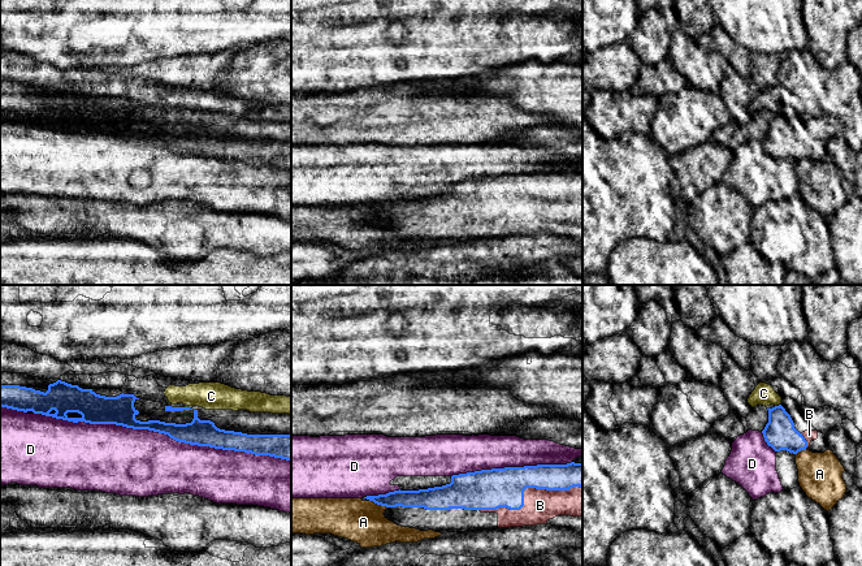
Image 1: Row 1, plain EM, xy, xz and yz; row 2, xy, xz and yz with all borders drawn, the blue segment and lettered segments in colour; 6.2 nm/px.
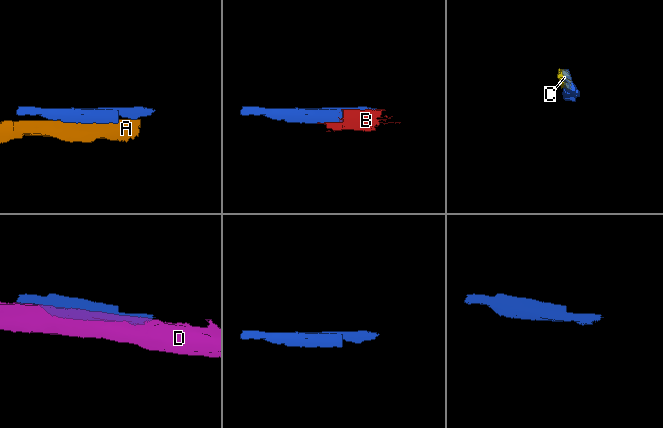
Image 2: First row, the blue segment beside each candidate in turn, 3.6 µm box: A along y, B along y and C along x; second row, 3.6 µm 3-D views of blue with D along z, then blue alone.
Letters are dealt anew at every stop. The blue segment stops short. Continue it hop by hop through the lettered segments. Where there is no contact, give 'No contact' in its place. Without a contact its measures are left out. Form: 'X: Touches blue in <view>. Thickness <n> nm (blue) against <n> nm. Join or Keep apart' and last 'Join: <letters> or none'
A: Touches blue in xz. Thickness 110 nm (blue) against 260 nm. Keep apart
B: Touches blue in xz. Thickness 260 nm (blue) against 200 nm. Join
C: Touches blue in yz. Thickness 200 nm (blue) against 130 nm. Keep apart
D: Touches blue in xy. Thickness 160 nm (blue) against 420 nm. Keep apart
Join: B

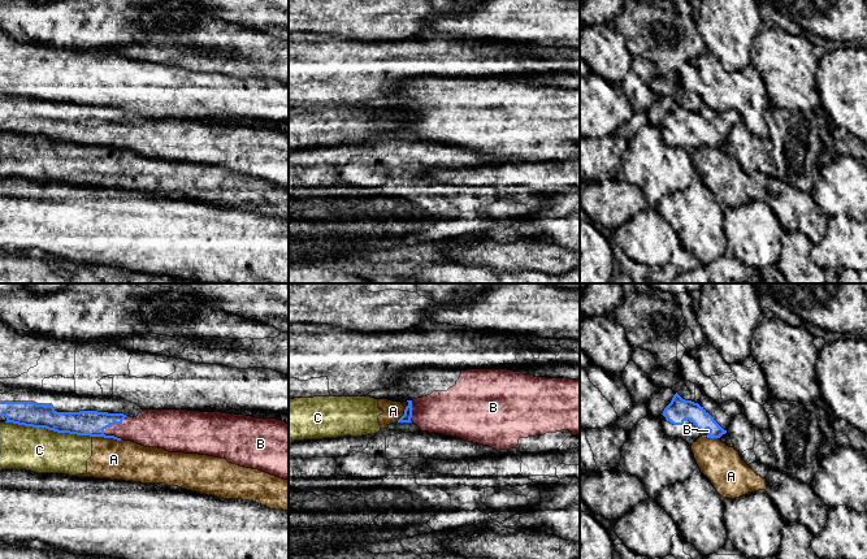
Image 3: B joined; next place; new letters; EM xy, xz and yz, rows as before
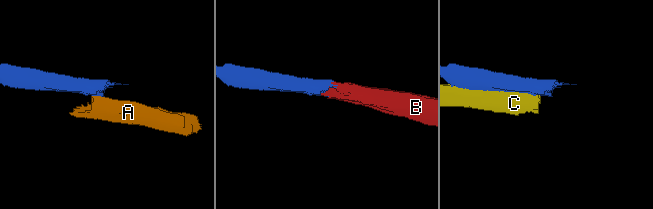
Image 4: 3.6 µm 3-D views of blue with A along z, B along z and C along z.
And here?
A: Touches blue in xy. Thickness 160 nm (blue) against 240 nm. Keep apart
B: Touches blue in xy. Thickness 160 nm (blue) against 240 nm. Join
C: Touches blue in xy. Thickness 160 nm (blue) against 280 nm. Keep apart
Join: B

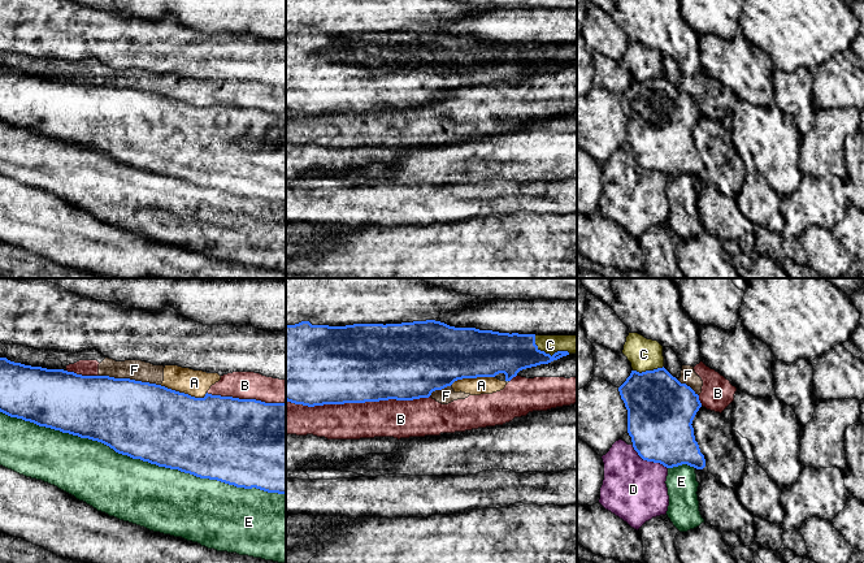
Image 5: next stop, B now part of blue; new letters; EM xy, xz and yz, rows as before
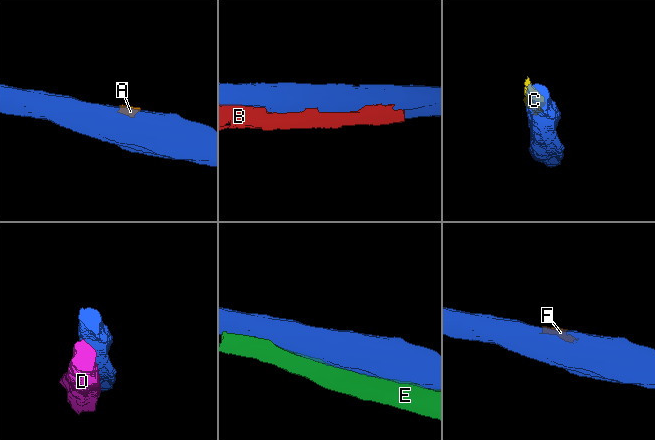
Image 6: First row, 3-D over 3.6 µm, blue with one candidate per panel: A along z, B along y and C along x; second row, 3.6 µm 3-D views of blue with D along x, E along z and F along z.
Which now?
A: Touches blue in xy. Thickness 480 nm (blue) against 160 nm. Keep apart
B: Touches blue in xz. Thickness 480 nm (blue) against 220 nm. Keep apart
C: Touches blue in xz. Thickness 240 nm (blue) against 110 nm. Keep apart
D: Touches blue in yz. Thickness 400 nm (blue) against 380 nm. Keep apart
E: Touches blue in xy. Thickness 480 nm (blue) against 400 nm. Keep apart
F: Touches blue in xy. Thickness 460 nm (blue) against 130 nm. Keep apart
Join: none

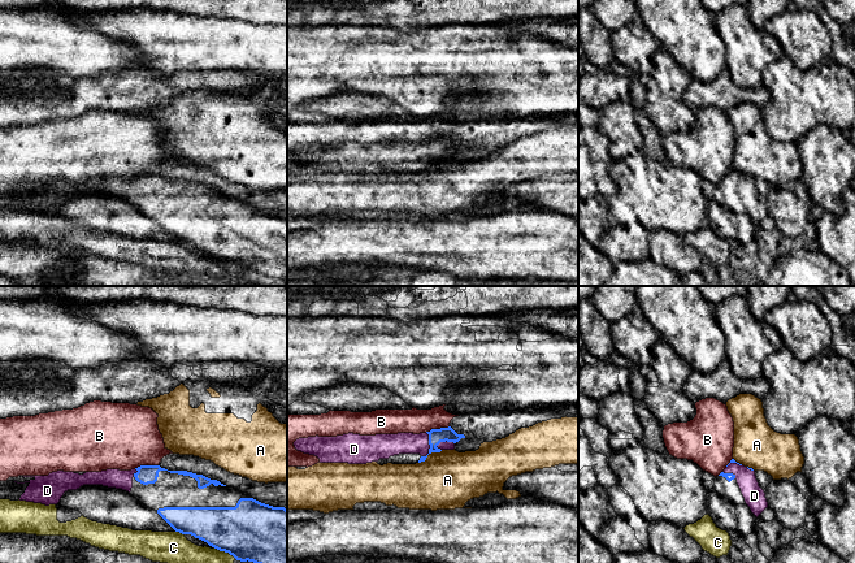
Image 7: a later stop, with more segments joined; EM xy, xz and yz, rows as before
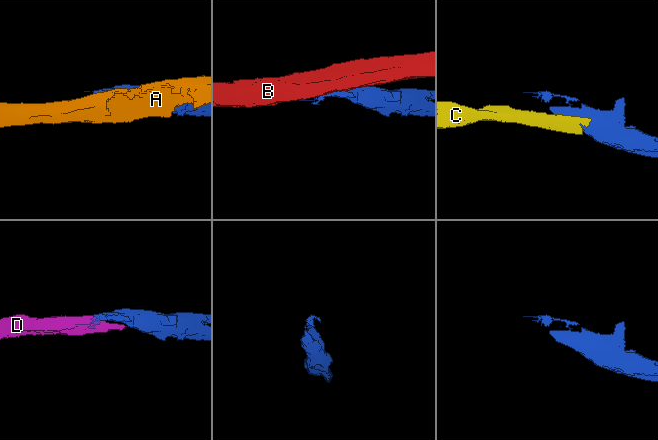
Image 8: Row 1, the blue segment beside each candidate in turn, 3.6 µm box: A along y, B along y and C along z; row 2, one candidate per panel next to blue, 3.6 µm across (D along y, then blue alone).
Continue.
A: Touches blue in xz. Thickness 100 nm (blue) against 360 nm. Keep apart
B: Touches blue in xz. Thickness 100 nm (blue) against 150 nm. Keep apart
C: Touches blue in xy. Thickness 360 nm (blue) against 150 nm. Keep apart
D: Touches blue in xz. Thickness 100 nm (blue) against 140 nm. Join
Join: D

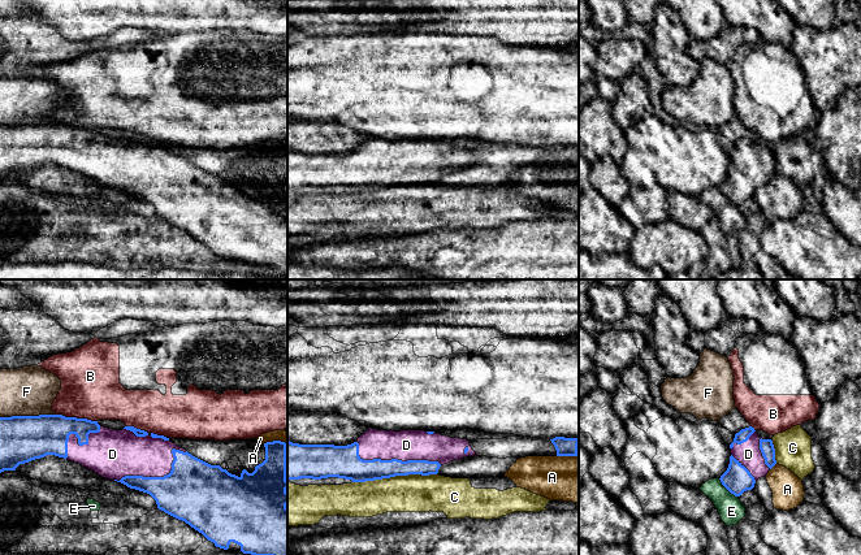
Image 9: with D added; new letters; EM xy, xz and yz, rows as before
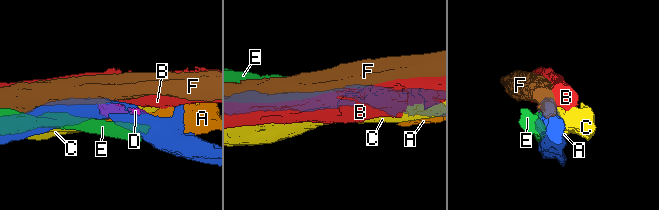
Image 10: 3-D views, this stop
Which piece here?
A: Touches blue in yz. Thickness 90 nm (blue) against 190 nm. Keep apart
B: Touches blue in xy. Thickness 260 nm (blue) against 360 nm. Keep apart
C: Touches blue in xz. Thickness 150 nm (blue) against 240 nm. Keep apart
D: Touches blue in xz. Thickness 150 nm (blue) against 190 nm. Join
E: Touches blue in yz. Thickness 170 nm (blue) against 150 nm. Keep apart
F: Touches blue in xy. Thickness 280 nm (blue) against 300 nm. Keep apart
Join: D

